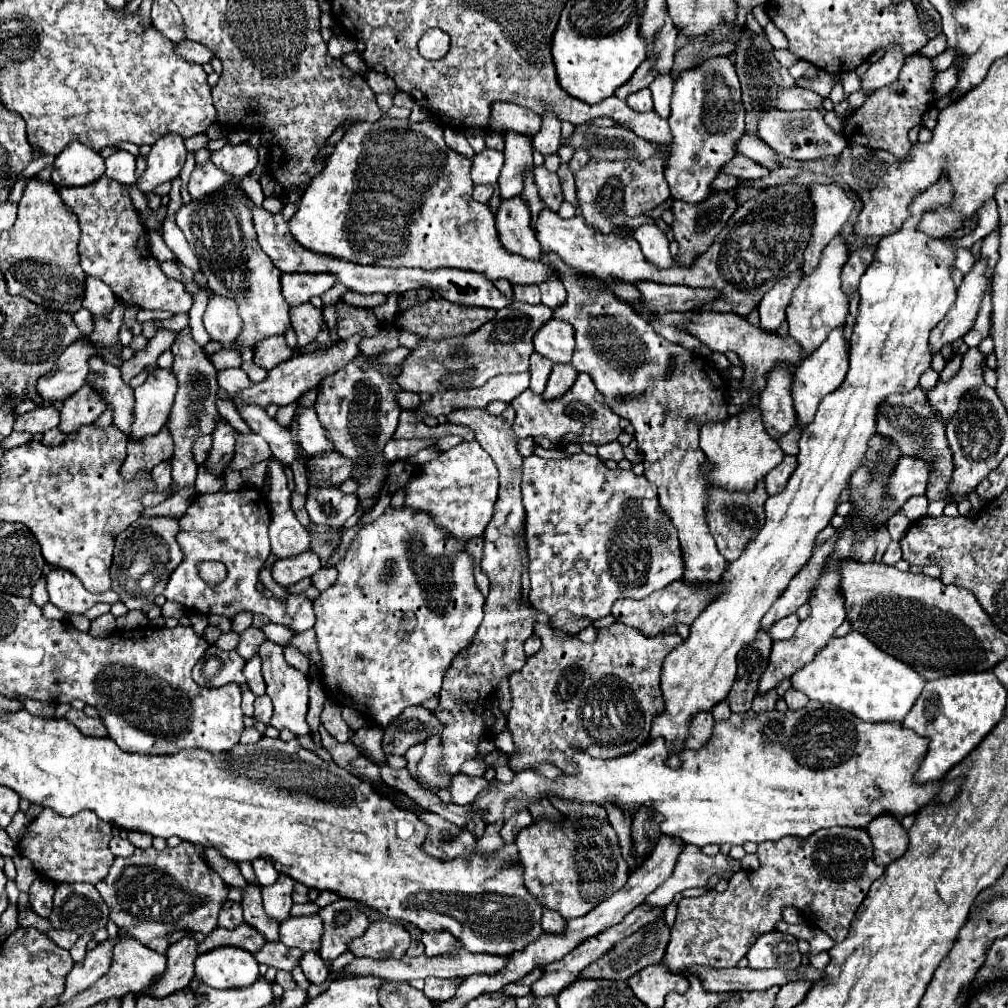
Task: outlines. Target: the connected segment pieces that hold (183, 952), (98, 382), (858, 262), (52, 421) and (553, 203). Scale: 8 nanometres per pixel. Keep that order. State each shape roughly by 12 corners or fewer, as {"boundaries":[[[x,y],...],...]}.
{"boundaries":[[[185,936],[167,948],[167,972],[147,994],[163,998],[195,976],[197,940]],[[99,356],[87,384],[113,410],[113,424],[131,434],[133,388]],[[875,246],[851,254],[841,272],[843,292],[857,292],[859,278],[873,262]],[[55,406],[15,418],[13,428],[39,436],[59,424]],[[545,166],[535,168],[535,184],[547,208],[563,202],[559,176]]]}

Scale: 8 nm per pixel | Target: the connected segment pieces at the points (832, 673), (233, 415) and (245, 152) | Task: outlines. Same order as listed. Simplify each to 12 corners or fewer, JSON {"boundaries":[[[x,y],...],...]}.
{"boundaries":[[[851,630],[791,686],[861,720],[903,722],[925,680]],[[216,399],[220,415],[236,431],[252,434],[253,431],[235,410],[230,400]],[[227,144],[211,162],[233,178],[257,166],[257,150],[249,144]]]}

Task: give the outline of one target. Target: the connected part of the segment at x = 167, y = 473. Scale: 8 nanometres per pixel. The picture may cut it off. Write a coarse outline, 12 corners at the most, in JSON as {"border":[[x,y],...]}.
{"border":[[161,462],[151,470],[157,492],[171,484],[171,462]]}

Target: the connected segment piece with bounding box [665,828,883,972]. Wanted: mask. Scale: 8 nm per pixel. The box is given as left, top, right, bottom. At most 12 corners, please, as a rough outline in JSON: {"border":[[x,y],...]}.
{"border":[[869,834],[763,842],[679,902],[669,970],[737,966],[785,906],[835,942],[883,874]]}

